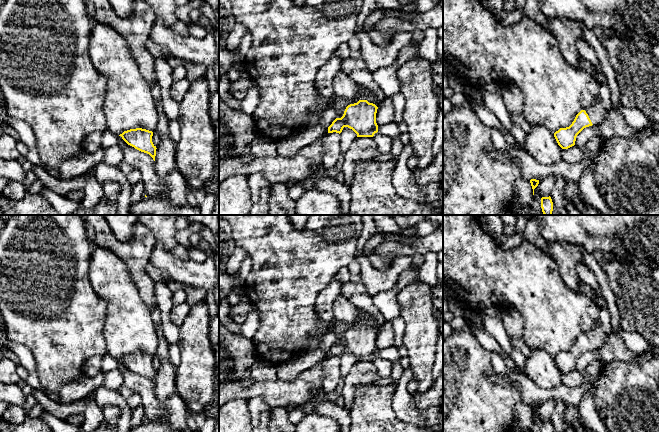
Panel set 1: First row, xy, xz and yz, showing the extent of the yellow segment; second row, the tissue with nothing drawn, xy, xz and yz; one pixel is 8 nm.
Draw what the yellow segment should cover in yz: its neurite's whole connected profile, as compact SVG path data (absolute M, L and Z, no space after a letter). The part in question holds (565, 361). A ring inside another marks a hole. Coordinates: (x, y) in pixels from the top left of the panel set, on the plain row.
M599 306L599 317L595 324L585 333L581 334L575 341L574 345L569 351L560 352L558 355L554 357L554 361L558 367L558 369L562 373L568 373L575 369L577 359L586 351L592 349L600 349L606 338L613 333L612 331L612 320L610 316L610 312L607 306Z

